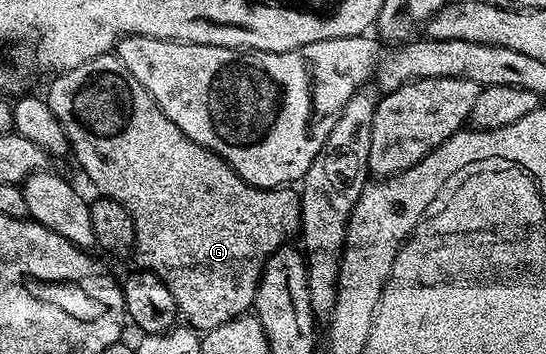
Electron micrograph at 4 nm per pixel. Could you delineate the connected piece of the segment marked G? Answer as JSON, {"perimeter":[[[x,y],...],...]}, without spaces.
{"perimeter":[[[116,54],[95,57],[54,79],[47,102],[65,129],[72,156],[93,182],[94,192],[119,202],[134,221],[131,251],[137,254],[136,266],[165,282],[175,297],[180,318],[198,333],[246,314],[253,306],[267,261],[301,230],[300,194],[289,185],[256,187],[243,181],[223,157],[184,135]]]}

